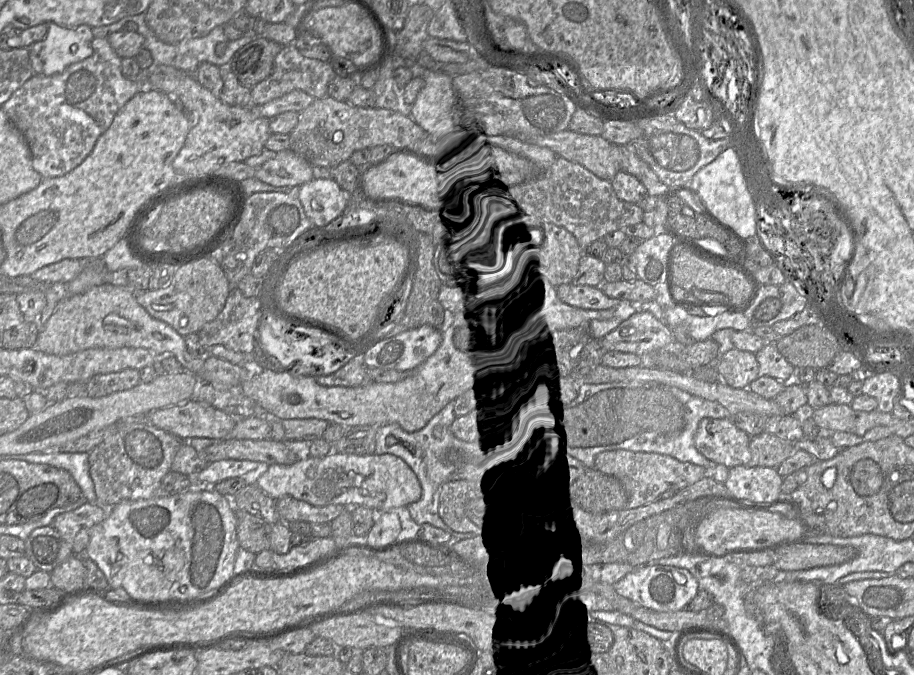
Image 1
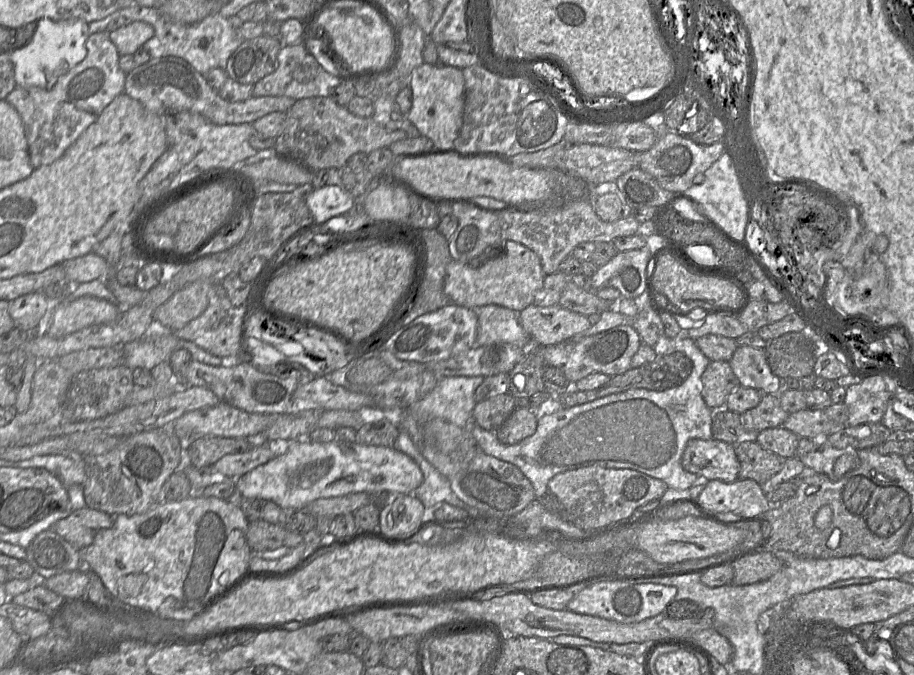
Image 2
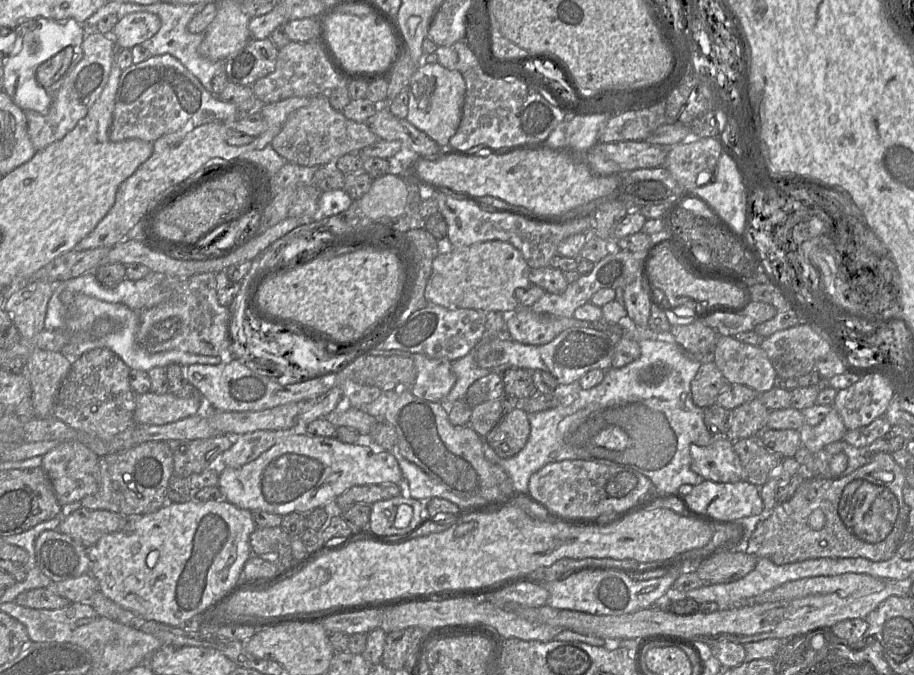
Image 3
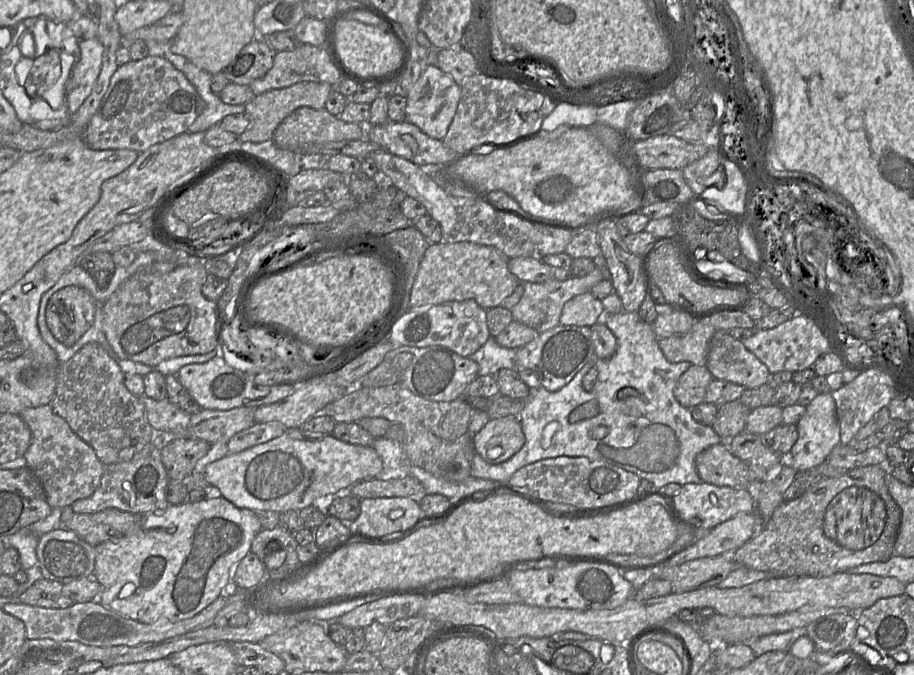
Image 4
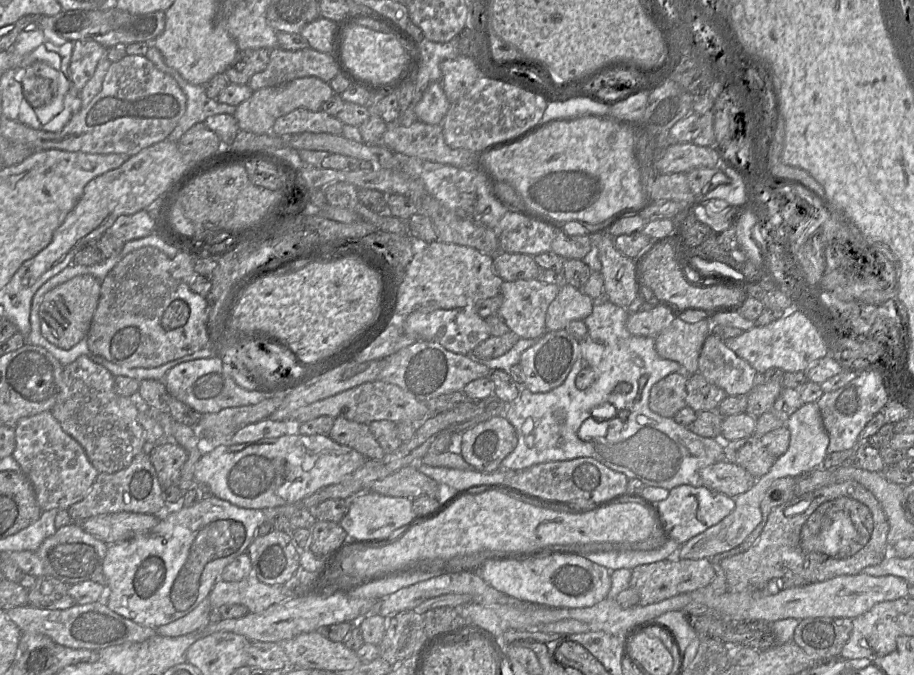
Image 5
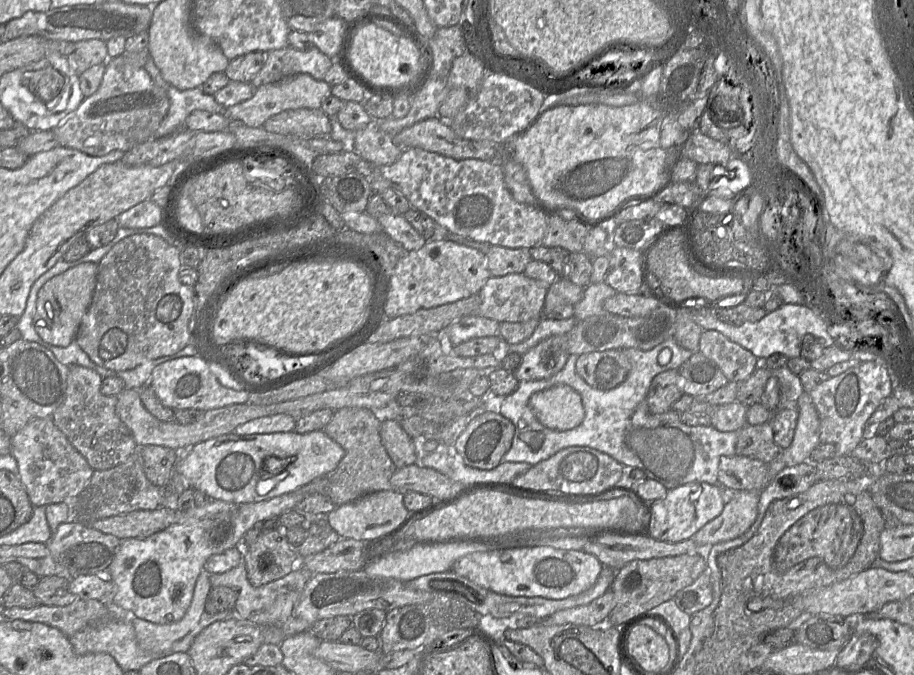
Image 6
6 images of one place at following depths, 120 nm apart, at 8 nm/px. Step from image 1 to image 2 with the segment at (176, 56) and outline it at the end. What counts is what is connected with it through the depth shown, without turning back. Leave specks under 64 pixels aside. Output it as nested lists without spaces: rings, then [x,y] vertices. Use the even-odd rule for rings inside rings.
[[[138,5],[117,10],[101,20],[92,21],[88,23],[88,28],[90,34],[111,32],[134,21],[149,23],[155,30],[154,36],[142,46],[152,58],[177,56],[201,74],[206,74],[213,68],[225,70],[229,57],[245,40],[239,32],[236,16],[223,17],[217,13],[208,15],[195,24],[183,24],[169,20],[156,8]]]

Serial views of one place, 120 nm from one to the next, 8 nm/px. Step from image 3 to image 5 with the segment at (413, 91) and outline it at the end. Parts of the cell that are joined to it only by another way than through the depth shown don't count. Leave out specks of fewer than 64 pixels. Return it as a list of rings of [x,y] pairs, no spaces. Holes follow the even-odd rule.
[[[432,82],[425,89],[421,100],[414,107],[414,118],[431,125],[442,125],[450,107],[441,82]]]

